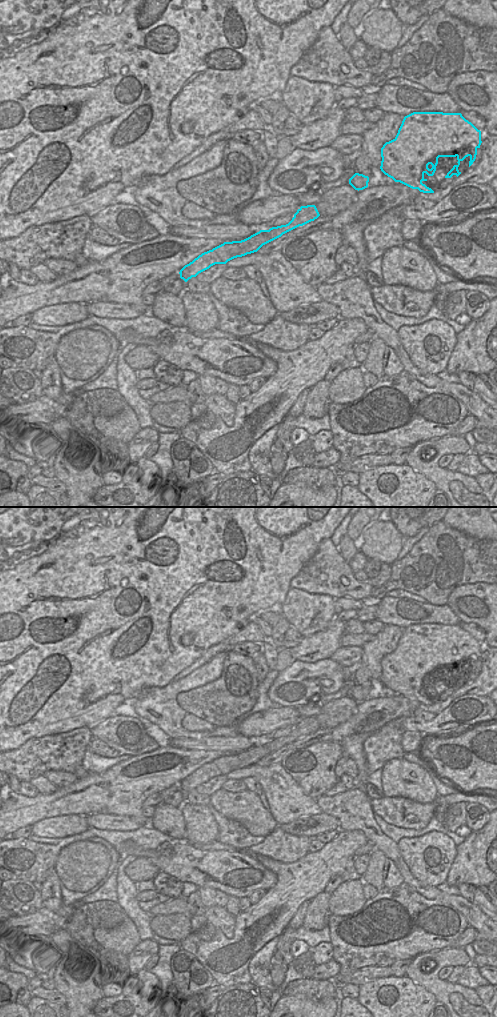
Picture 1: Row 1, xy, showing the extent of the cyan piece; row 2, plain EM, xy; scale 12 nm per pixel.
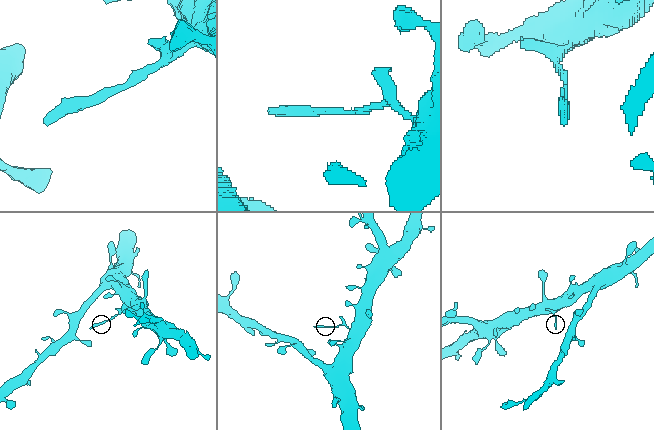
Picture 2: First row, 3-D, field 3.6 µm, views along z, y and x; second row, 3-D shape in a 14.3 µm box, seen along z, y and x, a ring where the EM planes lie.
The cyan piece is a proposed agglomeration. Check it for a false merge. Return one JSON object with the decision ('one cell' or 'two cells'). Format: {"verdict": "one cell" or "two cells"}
{"verdict": "two cells"}

